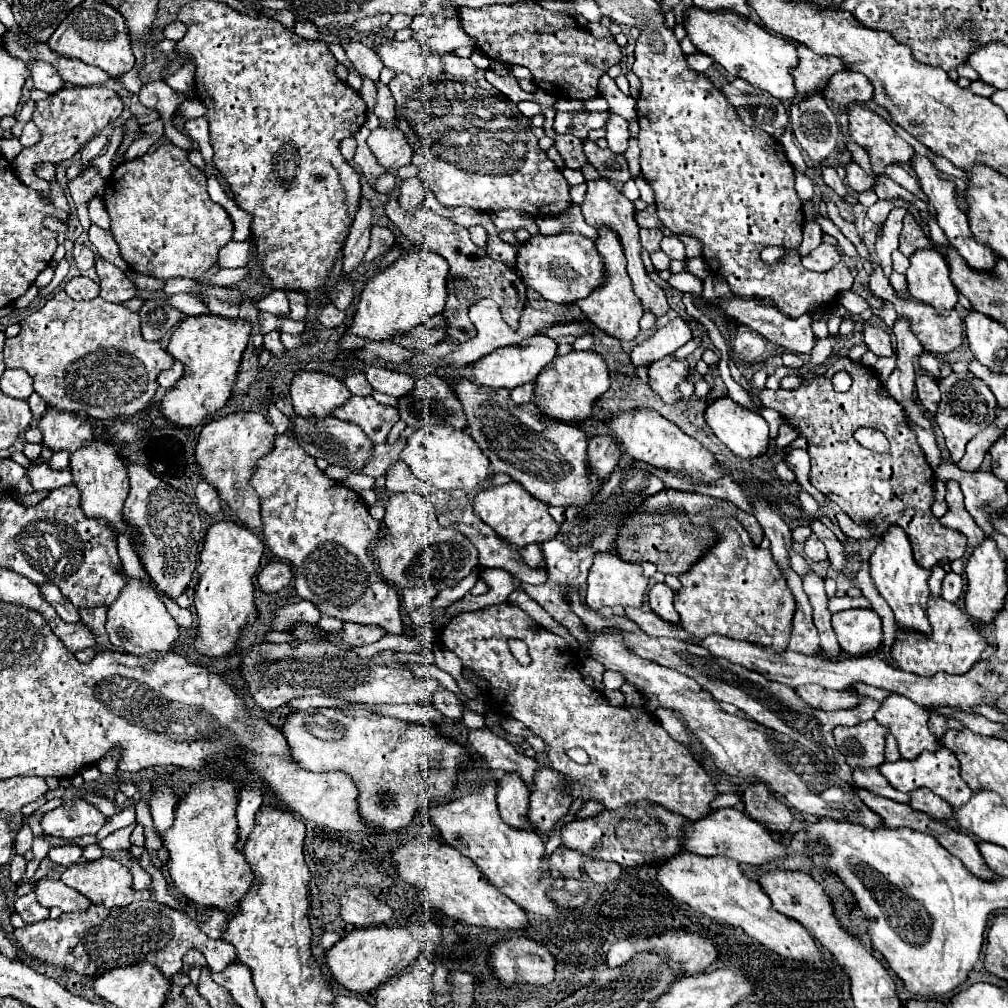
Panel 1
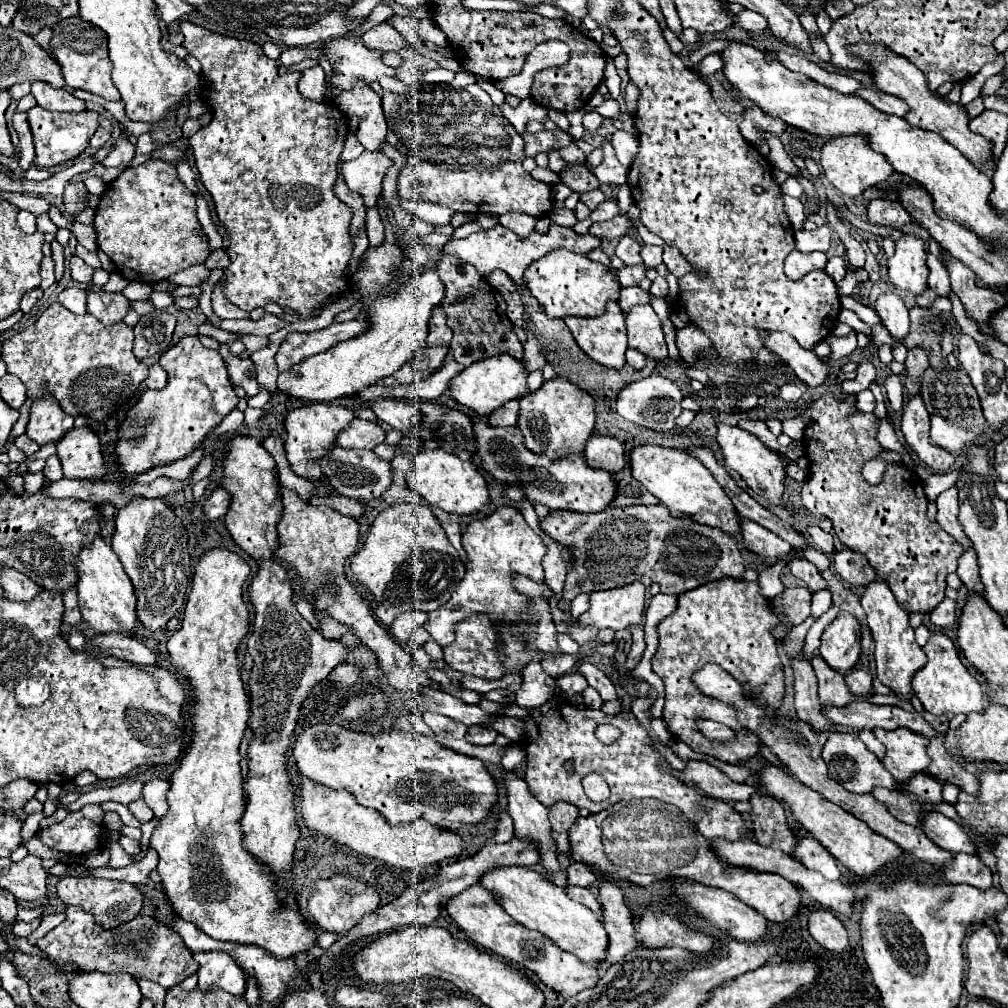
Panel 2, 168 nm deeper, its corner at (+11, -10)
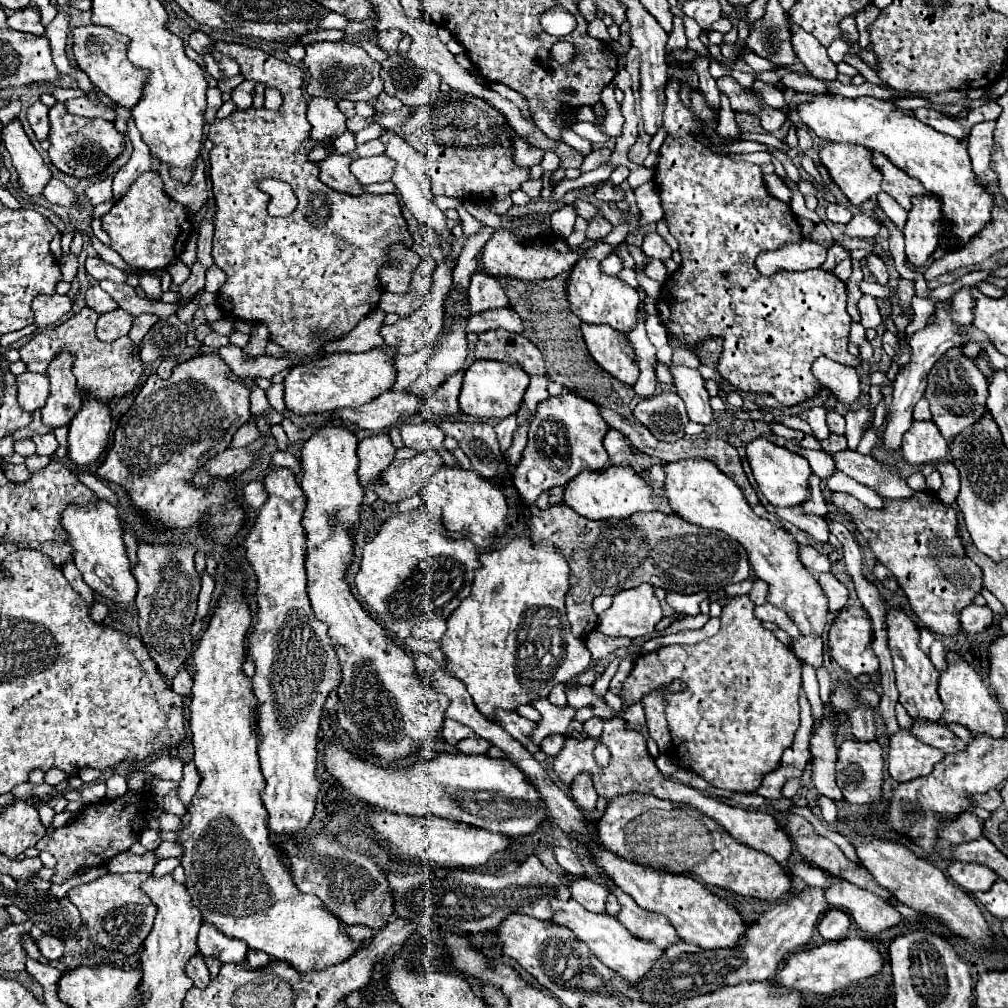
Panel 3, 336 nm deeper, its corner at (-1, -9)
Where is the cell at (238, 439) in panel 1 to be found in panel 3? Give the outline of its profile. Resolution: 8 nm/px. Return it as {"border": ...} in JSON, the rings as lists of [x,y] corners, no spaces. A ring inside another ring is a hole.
{"border":[[[274,469],[264,479],[268,501],[262,505],[260,515],[248,533],[246,559],[254,567],[258,579],[258,619],[254,631],[248,641],[248,653],[256,665],[256,675],[252,677],[252,689],[258,701],[258,755],[260,769],[266,779],[266,787],[260,793],[266,811],[268,811],[268,827],[276,833],[298,833],[302,831],[312,815],[318,795],[318,779],[316,779],[316,755],[318,755],[318,723],[322,705],[332,689],[338,687],[342,679],[342,671],[336,659],[336,653],[326,635],[326,627],[322,621],[314,617],[310,607],[310,599],[306,595],[306,577],[304,577],[304,551],[306,551],[306,535],[302,527],[302,513],[306,507],[306,495],[294,479],[290,469]]]}

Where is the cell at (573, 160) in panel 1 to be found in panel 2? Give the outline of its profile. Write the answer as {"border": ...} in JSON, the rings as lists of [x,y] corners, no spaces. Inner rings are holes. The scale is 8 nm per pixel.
{"border":[[[566,164],[566,168],[560,172],[560,182],[564,182],[566,186],[580,194],[600,186],[596,176],[584,164]]]}

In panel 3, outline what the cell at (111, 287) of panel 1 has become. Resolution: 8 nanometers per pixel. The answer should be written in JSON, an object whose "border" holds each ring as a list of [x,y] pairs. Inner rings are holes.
{"border":[[[116,309],[112,313],[104,313],[98,317],[96,323],[96,337],[104,343],[112,343],[118,337],[128,333],[128,327],[132,327],[132,315],[128,315],[124,309]]]}

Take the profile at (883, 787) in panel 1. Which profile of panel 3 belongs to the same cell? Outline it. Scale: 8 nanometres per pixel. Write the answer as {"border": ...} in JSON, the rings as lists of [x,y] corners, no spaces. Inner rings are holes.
{"border":[[[968,813],[968,815],[960,815],[960,819],[954,823],[948,825],[948,829],[944,831],[942,839],[950,841],[952,845],[956,843],[962,843],[962,841],[972,841],[972,839],[978,839],[982,837],[982,825],[984,821],[980,821],[976,815]]]}

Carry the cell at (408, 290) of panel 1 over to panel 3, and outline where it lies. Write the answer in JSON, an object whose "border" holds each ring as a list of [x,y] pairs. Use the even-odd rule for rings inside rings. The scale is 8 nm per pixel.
{"border":[[[382,347],[366,353],[336,353],[294,367],[284,379],[286,409],[294,415],[308,415],[370,403],[380,393],[390,391],[394,383],[394,371],[388,359],[392,359],[392,351],[388,351],[388,347]]]}

